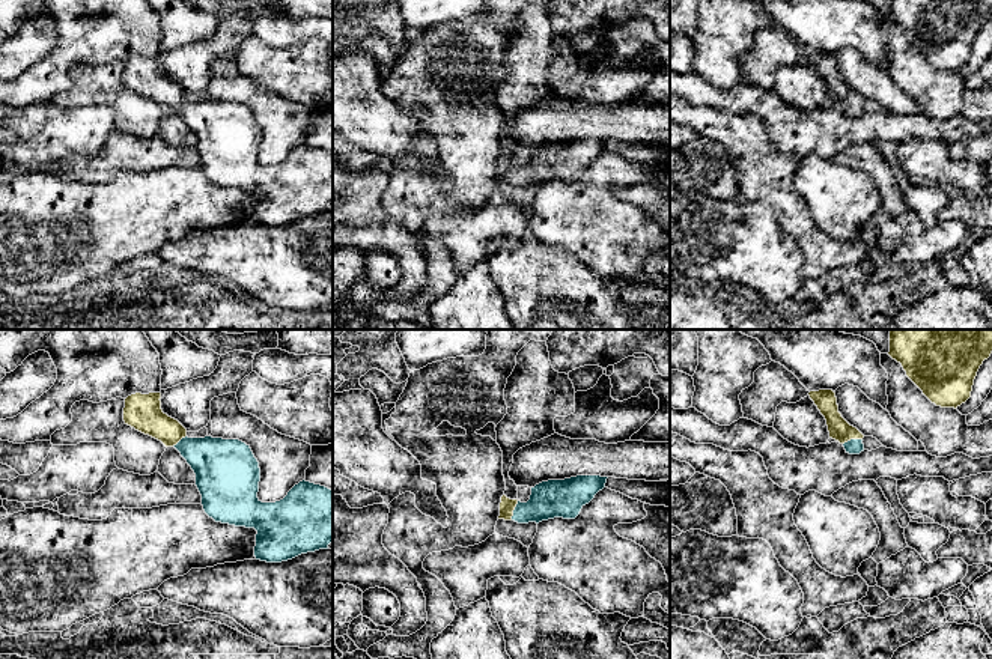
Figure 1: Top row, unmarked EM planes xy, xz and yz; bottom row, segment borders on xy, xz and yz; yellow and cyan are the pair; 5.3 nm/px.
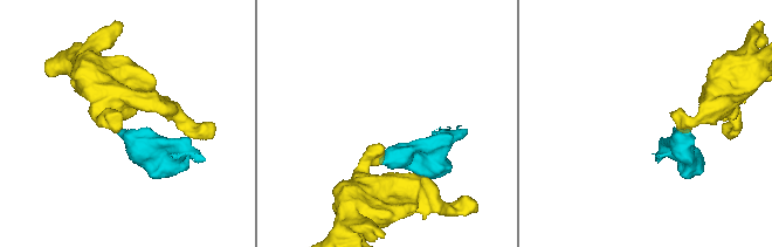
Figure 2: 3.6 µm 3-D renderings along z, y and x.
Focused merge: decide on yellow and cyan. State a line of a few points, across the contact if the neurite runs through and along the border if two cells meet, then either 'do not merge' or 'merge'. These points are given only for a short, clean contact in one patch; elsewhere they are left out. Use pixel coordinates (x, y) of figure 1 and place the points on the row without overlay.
line xz (506, 169), (514, 172), (538, 172), (554, 161); merge

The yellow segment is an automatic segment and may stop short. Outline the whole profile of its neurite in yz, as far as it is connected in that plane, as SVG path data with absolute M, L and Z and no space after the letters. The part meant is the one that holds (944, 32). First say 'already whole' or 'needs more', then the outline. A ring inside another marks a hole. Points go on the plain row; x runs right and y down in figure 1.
already whole | M890 0L888 18L936 69L957 71L971 60L974 42L992 17L992 0Z

